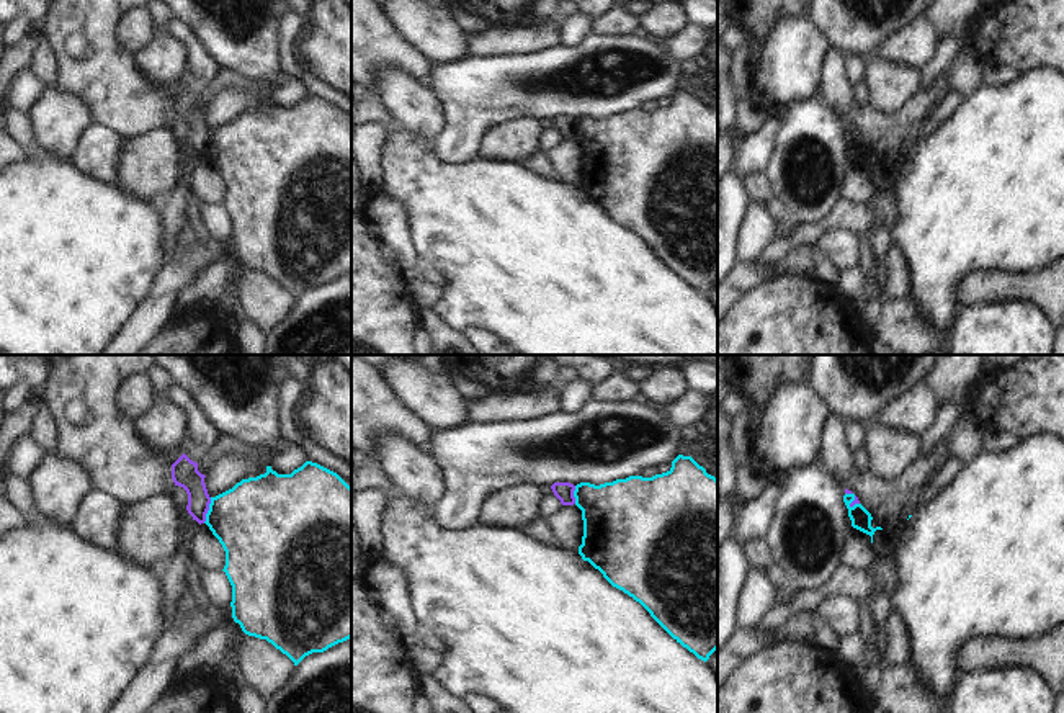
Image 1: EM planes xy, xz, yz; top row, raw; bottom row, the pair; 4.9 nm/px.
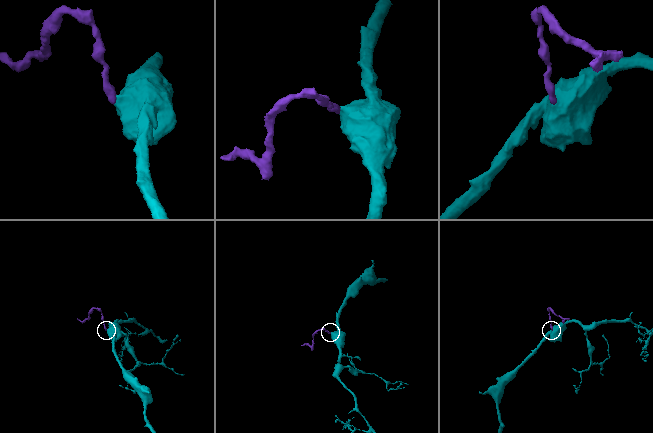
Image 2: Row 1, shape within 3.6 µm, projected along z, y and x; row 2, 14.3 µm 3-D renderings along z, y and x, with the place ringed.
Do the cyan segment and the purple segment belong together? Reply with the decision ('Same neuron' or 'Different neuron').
Different neuron

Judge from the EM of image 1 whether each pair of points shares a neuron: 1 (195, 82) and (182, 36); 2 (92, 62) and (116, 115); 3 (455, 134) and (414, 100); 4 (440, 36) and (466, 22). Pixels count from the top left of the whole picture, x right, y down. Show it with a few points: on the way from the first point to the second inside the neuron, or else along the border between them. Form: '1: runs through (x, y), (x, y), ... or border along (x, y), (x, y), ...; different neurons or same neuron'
1: runs through (195, 71), (195, 53), (192, 48); same neuron
2: runs through (103, 76), (116, 94), (116, 102); same neuron
3: border along (433, 92), (442, 108), (443, 128), (432, 141); different neurons
4: border along (451, 17), (466, 33); different neurons

